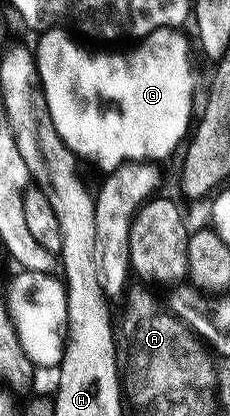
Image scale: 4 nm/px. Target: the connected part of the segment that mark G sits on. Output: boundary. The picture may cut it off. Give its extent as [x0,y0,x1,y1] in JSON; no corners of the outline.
[35,28,194,172]

